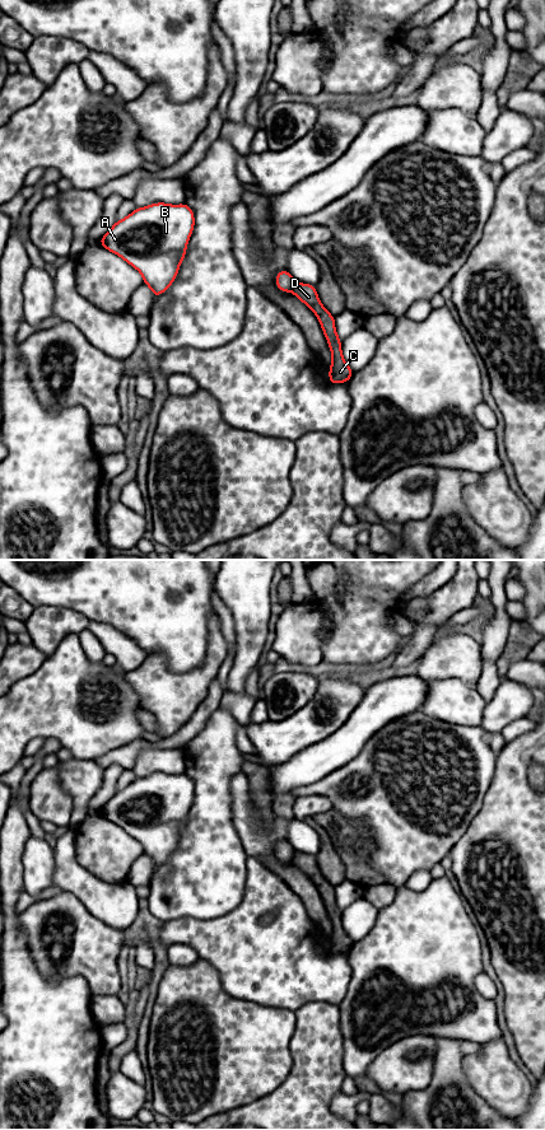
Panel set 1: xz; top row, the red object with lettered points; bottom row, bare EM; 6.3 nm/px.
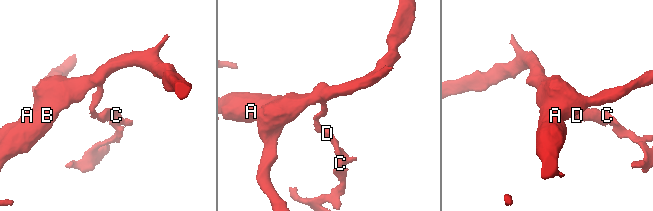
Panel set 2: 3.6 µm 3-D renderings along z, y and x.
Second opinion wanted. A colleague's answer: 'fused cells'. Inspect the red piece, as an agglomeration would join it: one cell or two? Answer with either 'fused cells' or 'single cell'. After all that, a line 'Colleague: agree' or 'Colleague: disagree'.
fused cells
Colleague: agree

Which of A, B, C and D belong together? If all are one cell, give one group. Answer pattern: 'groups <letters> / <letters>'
groups A B / C D

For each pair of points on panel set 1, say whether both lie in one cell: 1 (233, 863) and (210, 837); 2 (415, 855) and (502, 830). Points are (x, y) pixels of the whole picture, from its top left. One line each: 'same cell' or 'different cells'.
1: same cell
2: different cells

